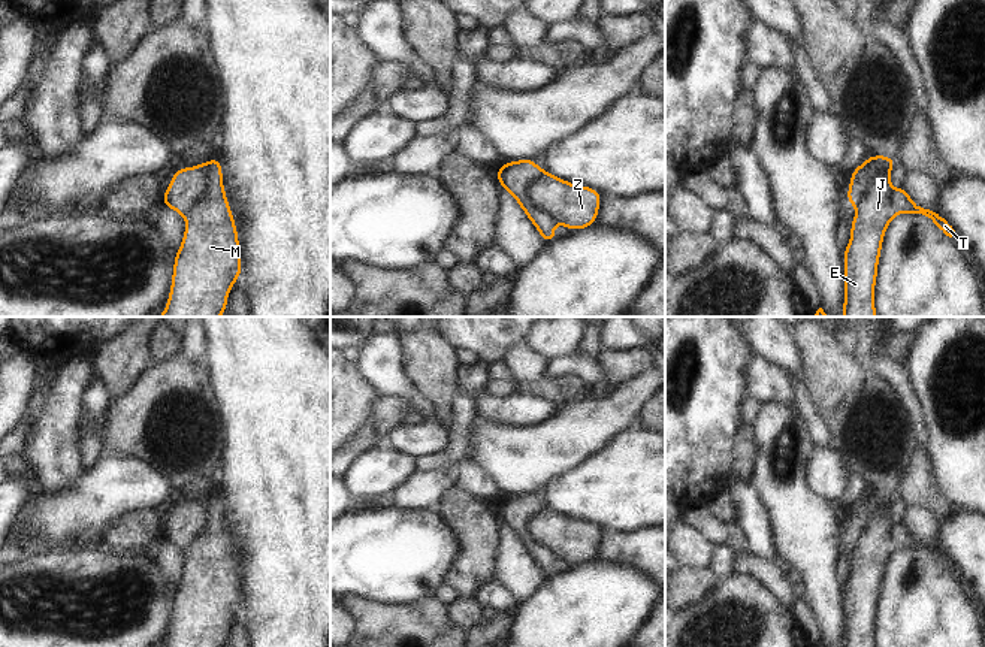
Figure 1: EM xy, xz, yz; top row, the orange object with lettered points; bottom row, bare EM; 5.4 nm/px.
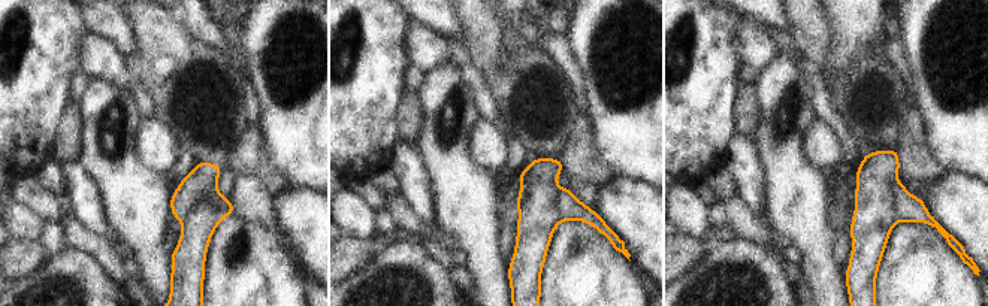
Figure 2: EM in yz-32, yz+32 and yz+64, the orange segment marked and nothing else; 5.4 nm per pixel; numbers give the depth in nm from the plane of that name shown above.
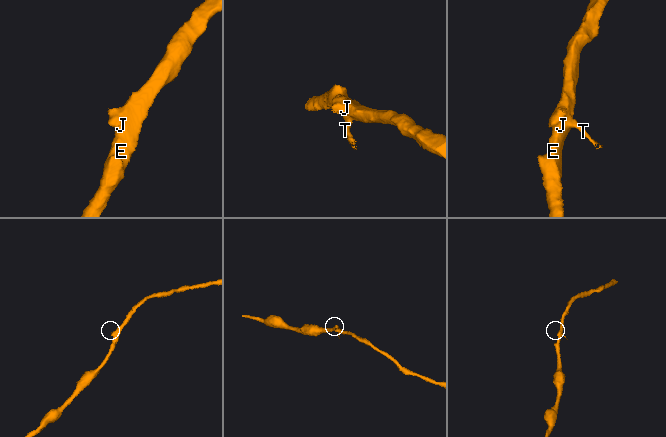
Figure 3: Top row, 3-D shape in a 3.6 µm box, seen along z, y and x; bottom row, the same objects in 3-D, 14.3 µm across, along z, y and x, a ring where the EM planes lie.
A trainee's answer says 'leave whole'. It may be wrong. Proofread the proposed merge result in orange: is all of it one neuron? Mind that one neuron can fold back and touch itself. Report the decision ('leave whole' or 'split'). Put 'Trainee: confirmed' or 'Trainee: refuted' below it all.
split
Trainee: refuted

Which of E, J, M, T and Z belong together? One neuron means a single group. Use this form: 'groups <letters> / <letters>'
groups E J M Z / T

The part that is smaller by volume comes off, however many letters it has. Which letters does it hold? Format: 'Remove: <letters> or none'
Remove: T

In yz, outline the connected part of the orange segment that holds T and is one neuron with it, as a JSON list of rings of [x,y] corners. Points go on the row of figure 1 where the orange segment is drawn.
[[[904,185],[894,190],[891,200],[900,214],[922,214],[922,215],[928,217],[931,220],[931,223],[939,230],[942,230],[946,236],[949,236],[949,238],[954,236],[955,230],[952,229],[951,223],[945,217],[942,217],[930,209],[924,209],[924,208],[918,206],[910,199]]]

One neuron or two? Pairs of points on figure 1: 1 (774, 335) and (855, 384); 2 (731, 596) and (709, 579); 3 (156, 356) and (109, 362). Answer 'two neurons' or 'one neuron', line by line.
1: two neurons
2: two neurons
3: two neurons

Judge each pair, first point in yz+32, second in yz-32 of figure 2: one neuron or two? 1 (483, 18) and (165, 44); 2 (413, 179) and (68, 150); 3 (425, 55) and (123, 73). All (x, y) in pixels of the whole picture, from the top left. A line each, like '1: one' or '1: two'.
1: one
2: two
3: one

